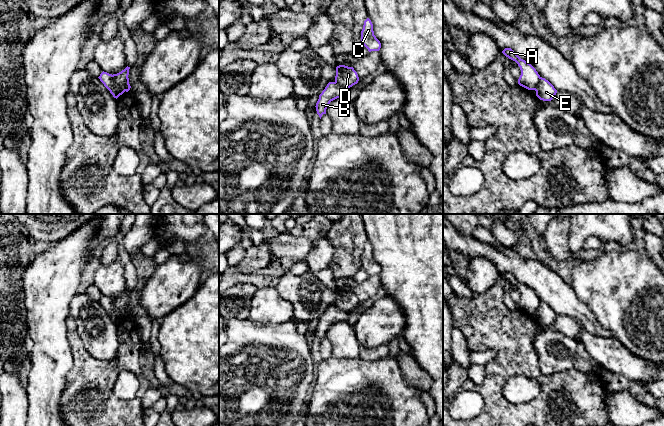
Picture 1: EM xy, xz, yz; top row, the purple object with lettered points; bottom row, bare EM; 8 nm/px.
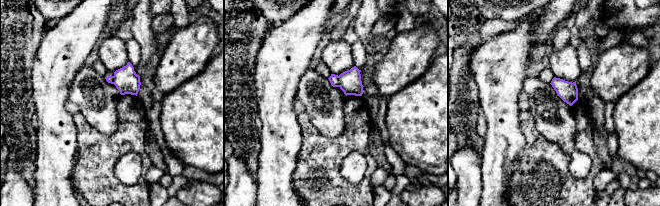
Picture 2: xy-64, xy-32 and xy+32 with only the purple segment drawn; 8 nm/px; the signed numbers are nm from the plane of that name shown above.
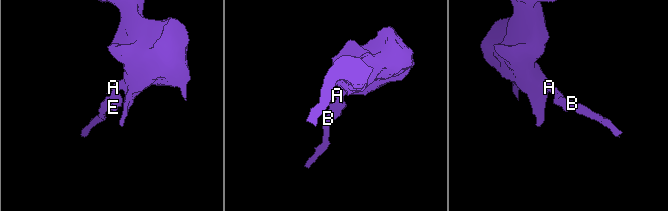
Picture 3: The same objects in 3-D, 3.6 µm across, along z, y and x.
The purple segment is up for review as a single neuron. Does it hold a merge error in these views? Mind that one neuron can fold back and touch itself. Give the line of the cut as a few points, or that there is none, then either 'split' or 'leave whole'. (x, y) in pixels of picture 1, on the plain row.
cut xy (111, 299), (113, 304), (125, 314); split

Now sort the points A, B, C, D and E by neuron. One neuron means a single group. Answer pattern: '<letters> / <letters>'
A C D / B E

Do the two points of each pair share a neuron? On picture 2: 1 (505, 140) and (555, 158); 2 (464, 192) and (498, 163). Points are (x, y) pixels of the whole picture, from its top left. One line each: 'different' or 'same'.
1: different
2: different

